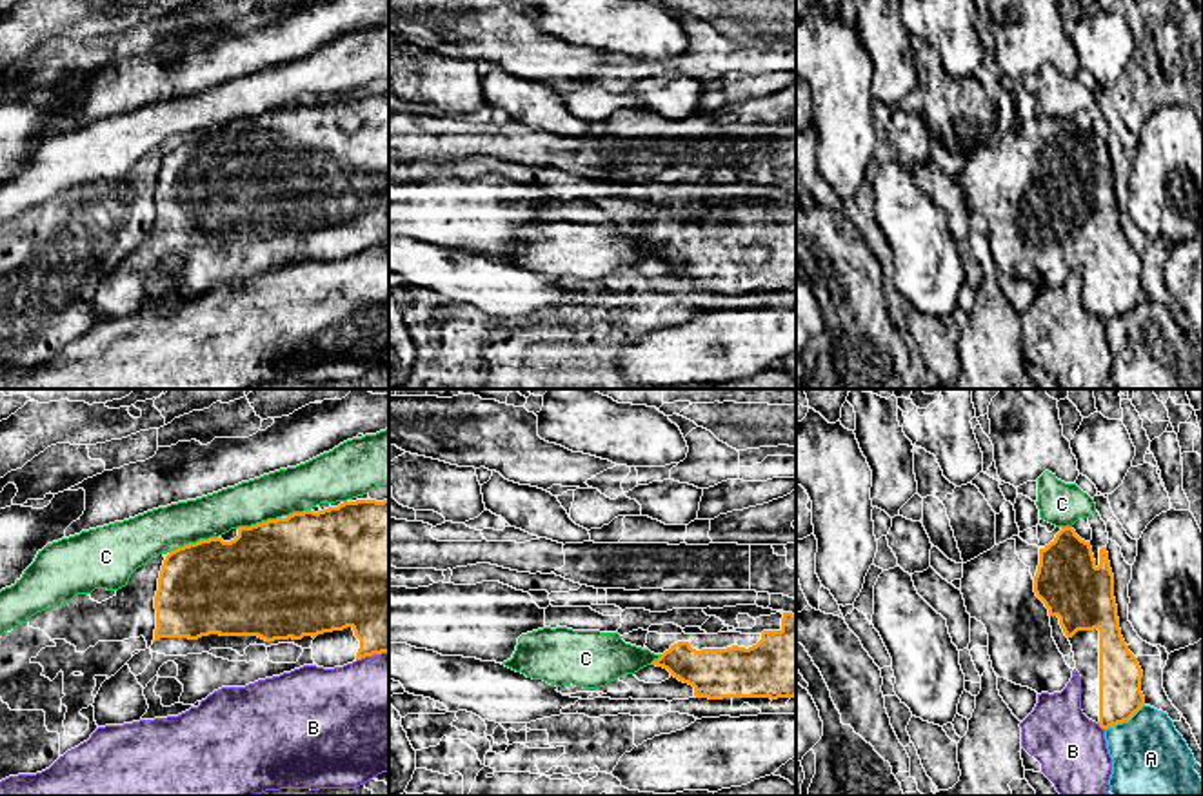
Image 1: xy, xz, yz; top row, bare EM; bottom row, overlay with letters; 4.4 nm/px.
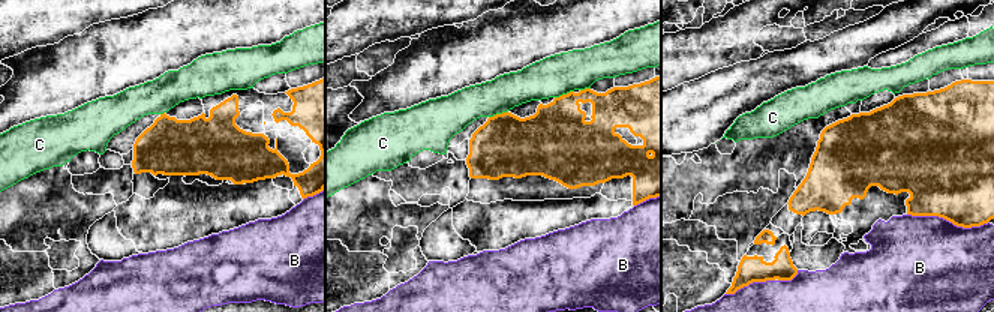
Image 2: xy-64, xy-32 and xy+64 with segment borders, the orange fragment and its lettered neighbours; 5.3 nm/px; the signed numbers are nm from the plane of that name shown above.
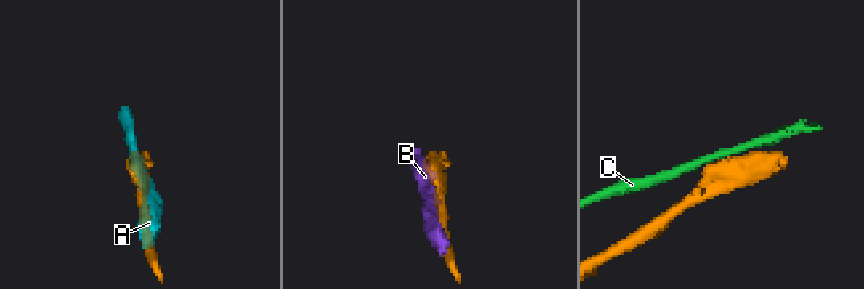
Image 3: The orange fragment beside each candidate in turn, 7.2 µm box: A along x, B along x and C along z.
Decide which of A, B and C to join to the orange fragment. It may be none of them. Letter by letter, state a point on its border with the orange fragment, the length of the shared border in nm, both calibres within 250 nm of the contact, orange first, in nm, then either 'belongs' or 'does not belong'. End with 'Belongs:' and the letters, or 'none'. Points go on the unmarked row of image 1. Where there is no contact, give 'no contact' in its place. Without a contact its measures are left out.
A: contact yz (1123, 313); length 200 nm; calibres 190 and 360 nm; does not belong
B: contact yz (1100, 318); length 50 nm; calibres 190 and 300 nm; does not belong
C: contact xy (193, 137); length 220 nm; calibres 420 and 200 nm; does not belong
Belongs: none

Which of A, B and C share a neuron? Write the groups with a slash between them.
A / B / C

